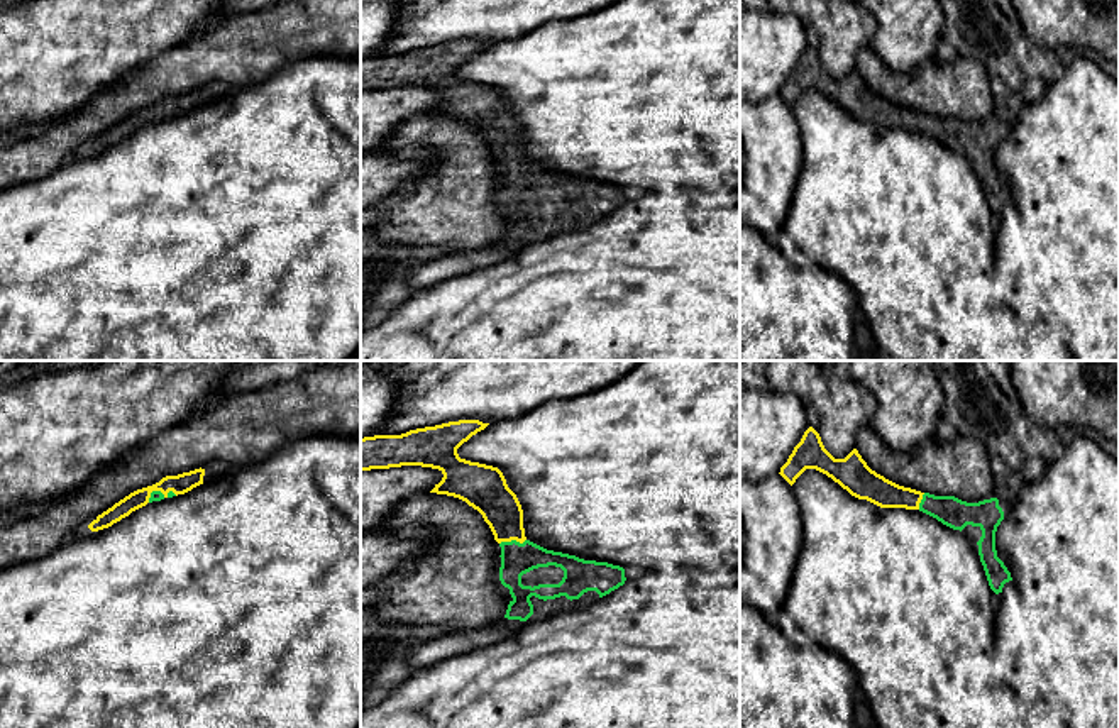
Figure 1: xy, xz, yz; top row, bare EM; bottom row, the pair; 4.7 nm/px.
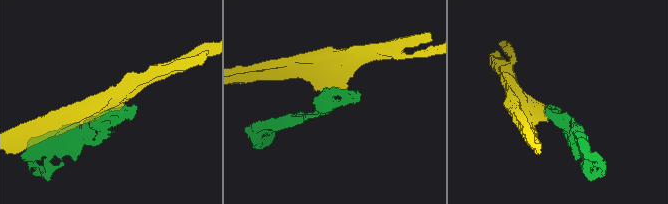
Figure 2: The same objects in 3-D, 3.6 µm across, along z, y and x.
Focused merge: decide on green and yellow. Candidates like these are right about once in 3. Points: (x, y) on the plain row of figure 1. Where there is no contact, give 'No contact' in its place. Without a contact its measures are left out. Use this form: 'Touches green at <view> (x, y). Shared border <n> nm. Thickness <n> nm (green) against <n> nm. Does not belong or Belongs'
Touches green at xz (512, 161). Shared border 130 nm. Thickness 160 nm (green) against 190 nm. Belongs

